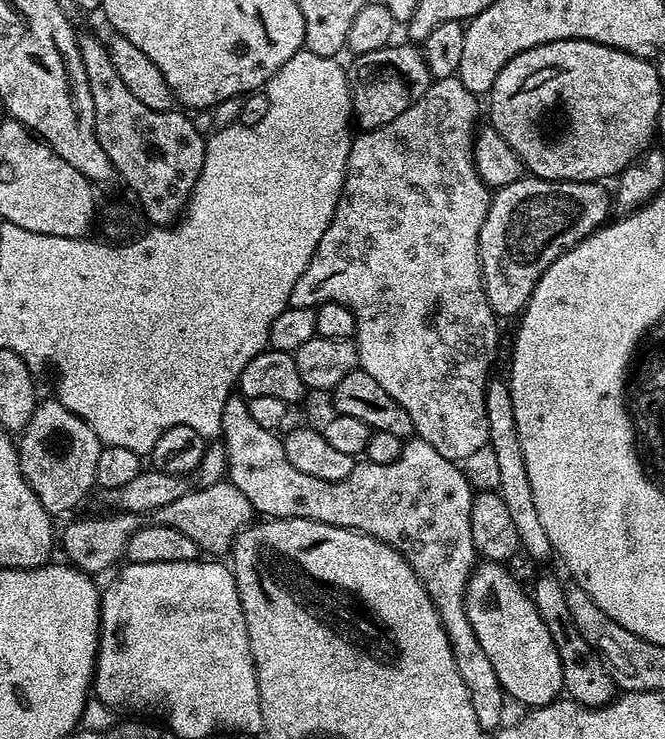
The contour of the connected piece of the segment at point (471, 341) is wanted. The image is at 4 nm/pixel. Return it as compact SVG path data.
M451 76L445 80L438 80L428 85L426 94L422 94L422 98L418 98L418 102L414 102L406 110L402 110L402 114L398 114L398 118L394 118L394 122L386 122L377 128L369 128L361 131L360 137L351 141L348 150L348 169L344 175L344 185L342 186L342 194L338 206L334 210L334 218L330 222L330 226L326 226L326 234L322 234L322 242L318 242L318 246L314 250L314 254L310 258L310 262L306 266L306 270L302 270L302 278L298 278L298 282L294 282L294 290L290 290L289 305L294 308L316 308L333 300L342 306L349 308L354 314L354 322L356 323L356 353L360 359L359 371L370 374L370 378L374 378L374 382L378 382L378 386L382 386L382 390L386 390L386 394L390 394L390 398L394 398L394 402L398 402L398 406L402 406L402 410L406 410L406 414L410 414L410 422L412 423L412 431L419 439L430 442L430 446L434 446L434 450L438 450L438 454L442 454L442 458L453 462L463 462L469 458L480 447L487 445L488 427L486 426L486 386L490 379L488 371L492 368L492 359L496 356L496 343L499 342L500 336L496 333L496 323L498 317L493 312L490 302L486 298L486 290L484 289L484 274L480 271L480 231L482 230L482 222L488 213L488 201L490 199L490 189L482 182L482 178L478 178L478 170L474 166L474 154L472 153L472 142L476 138L478 131L478 123L476 119L482 116L482 104L478 101L477 93L466 90L466 86L462 86L462 82L456 76Z

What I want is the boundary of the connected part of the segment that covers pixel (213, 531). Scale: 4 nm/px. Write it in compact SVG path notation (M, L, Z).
M223 479L205 488L193 487L186 494L182 494L182 498L170 502L170 506L159 508L154 513L154 520L158 524L168 524L174 530L182 530L186 538L191 538L200 547L201 553L220 558L223 557L223 552L225 555L231 549L237 534L253 523L254 513L246 494L242 494L238 486Z

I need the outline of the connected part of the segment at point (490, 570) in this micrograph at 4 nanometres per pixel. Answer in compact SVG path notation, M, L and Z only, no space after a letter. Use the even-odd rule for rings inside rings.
M484 560L472 569L464 595L466 618L470 618L474 638L478 638L482 651L494 665L494 674L498 674L505 693L525 704L525 709L544 708L561 695L562 662L531 595L504 568L507 567L503 563Z

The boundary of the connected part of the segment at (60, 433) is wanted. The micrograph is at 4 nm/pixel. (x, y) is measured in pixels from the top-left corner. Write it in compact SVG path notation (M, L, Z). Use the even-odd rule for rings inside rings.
M59 398L51 399L41 399L37 403L30 422L24 427L23 432L19 433L18 451L20 469L30 490L34 490L38 502L42 502L42 506L48 513L57 514L56 512L68 512L71 508L78 507L87 498L88 491L96 488L98 454L102 450L102 445L98 434L94 434L94 430L90 430L90 426L86 426L86 422L78 418L78 414L66 410L66 406Z

